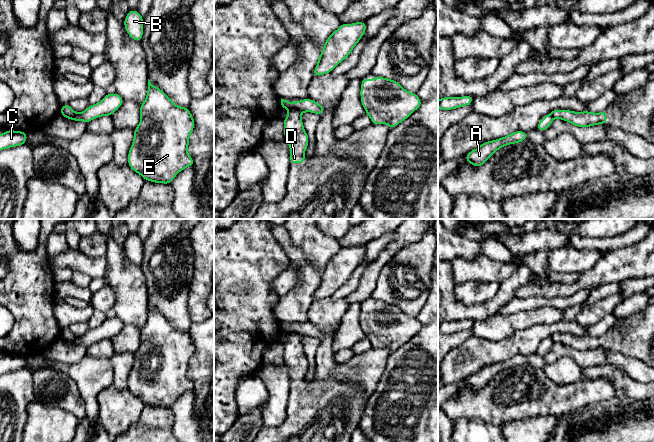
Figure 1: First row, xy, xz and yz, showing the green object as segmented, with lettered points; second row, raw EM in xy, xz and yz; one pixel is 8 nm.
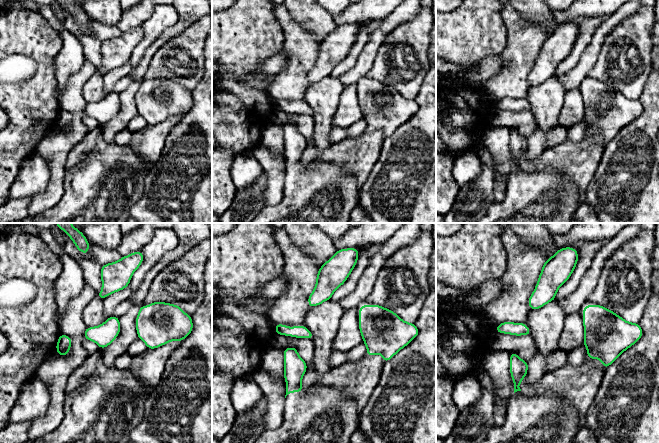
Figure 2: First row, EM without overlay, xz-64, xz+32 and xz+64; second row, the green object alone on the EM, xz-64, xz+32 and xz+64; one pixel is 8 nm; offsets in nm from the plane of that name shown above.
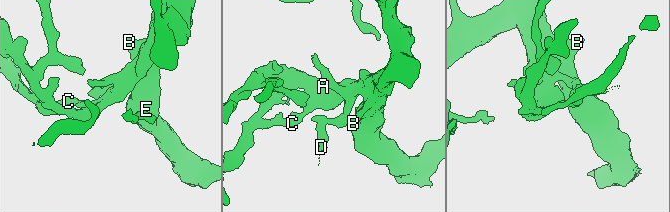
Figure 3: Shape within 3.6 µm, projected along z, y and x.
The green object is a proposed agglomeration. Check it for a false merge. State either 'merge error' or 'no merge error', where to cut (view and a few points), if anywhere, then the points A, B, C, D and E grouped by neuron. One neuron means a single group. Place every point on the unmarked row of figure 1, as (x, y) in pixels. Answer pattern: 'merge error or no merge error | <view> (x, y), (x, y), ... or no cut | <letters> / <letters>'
merge error | xz (288, 332), (297, 332), (301, 336) | A B C E / D

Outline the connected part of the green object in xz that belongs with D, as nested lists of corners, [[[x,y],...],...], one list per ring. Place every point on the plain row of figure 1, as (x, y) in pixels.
[[[288,333],[288,339],[283,344],[284,360],[290,371],[290,389],[305,386],[304,377],[307,373],[309,361],[304,354],[301,335]]]

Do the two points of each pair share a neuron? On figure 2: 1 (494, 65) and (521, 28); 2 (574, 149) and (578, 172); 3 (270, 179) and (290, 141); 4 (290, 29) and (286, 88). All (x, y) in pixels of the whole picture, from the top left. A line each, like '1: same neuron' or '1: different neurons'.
1: different neurons
2: same neuron
3: different neurons
4: same neuron

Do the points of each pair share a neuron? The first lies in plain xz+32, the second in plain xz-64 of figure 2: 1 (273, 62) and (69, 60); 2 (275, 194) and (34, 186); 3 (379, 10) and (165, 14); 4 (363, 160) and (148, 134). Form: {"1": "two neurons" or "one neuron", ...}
{"1": "one neuron", "2": "two neurons", "3": "two neurons", "4": "one neuron"}

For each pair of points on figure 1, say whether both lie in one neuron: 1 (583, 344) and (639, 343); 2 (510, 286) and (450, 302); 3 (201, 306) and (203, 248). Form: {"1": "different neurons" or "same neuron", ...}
{"1": "same neuron", "2": "same neuron", "3": "same neuron"}

